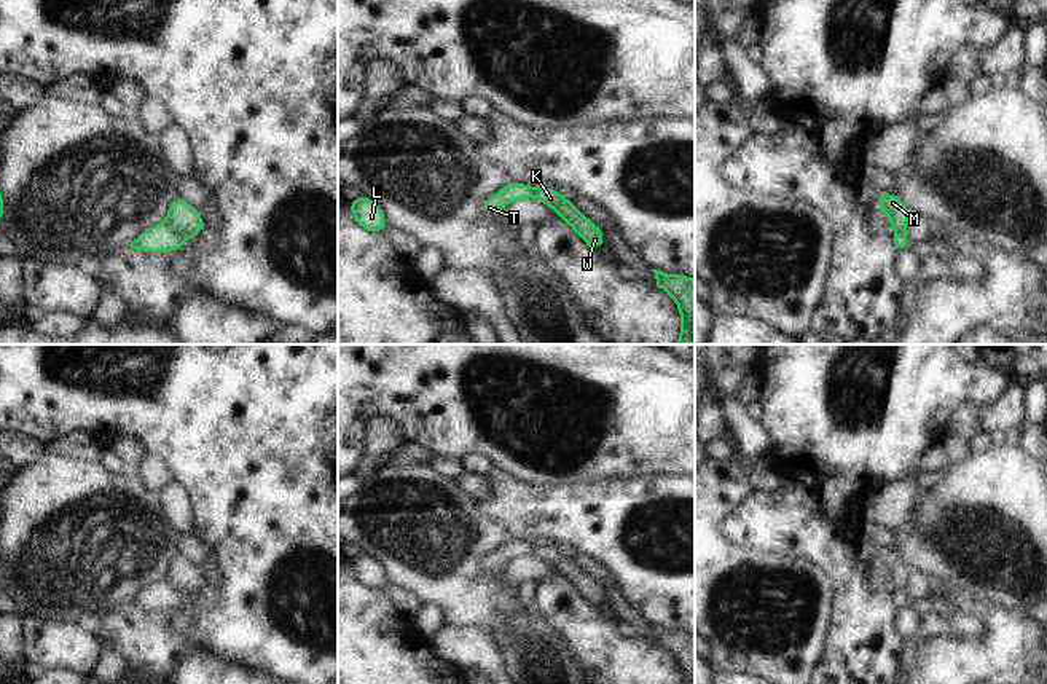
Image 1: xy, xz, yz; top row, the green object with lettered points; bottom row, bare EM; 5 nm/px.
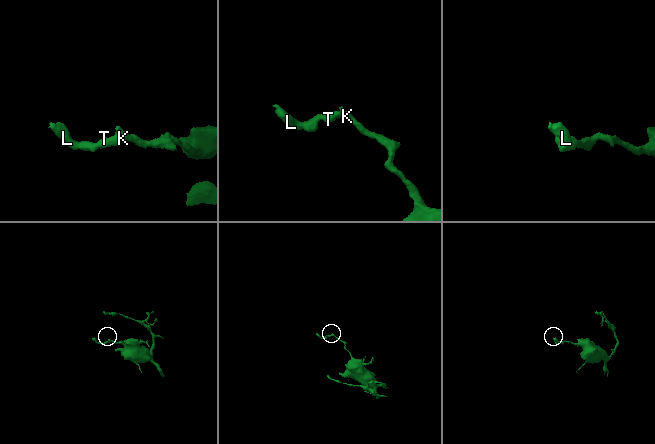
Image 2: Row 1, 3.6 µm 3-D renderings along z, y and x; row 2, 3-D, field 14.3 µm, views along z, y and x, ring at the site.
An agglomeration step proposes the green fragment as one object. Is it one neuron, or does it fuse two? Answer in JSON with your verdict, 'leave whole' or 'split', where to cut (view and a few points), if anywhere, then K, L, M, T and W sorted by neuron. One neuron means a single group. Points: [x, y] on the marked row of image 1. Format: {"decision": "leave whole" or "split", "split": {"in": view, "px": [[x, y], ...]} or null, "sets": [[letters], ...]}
{"decision": "split", "split": {"in": "xy", "px": [[164, 222], [184, 239]]}, "sets": [["K", "M", "W"], ["L", "T"]]}

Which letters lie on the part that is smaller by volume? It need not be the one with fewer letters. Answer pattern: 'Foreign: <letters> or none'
Foreign: L, T

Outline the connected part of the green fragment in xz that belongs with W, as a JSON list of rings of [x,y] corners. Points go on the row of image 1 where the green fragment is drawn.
[[[534,187],[532,198],[550,206],[555,214],[571,225],[578,238],[593,250],[598,250],[606,244],[602,230],[594,222],[582,215],[572,201],[563,198],[558,188]]]

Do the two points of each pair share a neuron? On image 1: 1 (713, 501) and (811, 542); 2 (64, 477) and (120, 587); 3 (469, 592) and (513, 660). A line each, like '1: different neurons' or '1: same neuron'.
1: different neurons
2: same neuron
3: same neuron

